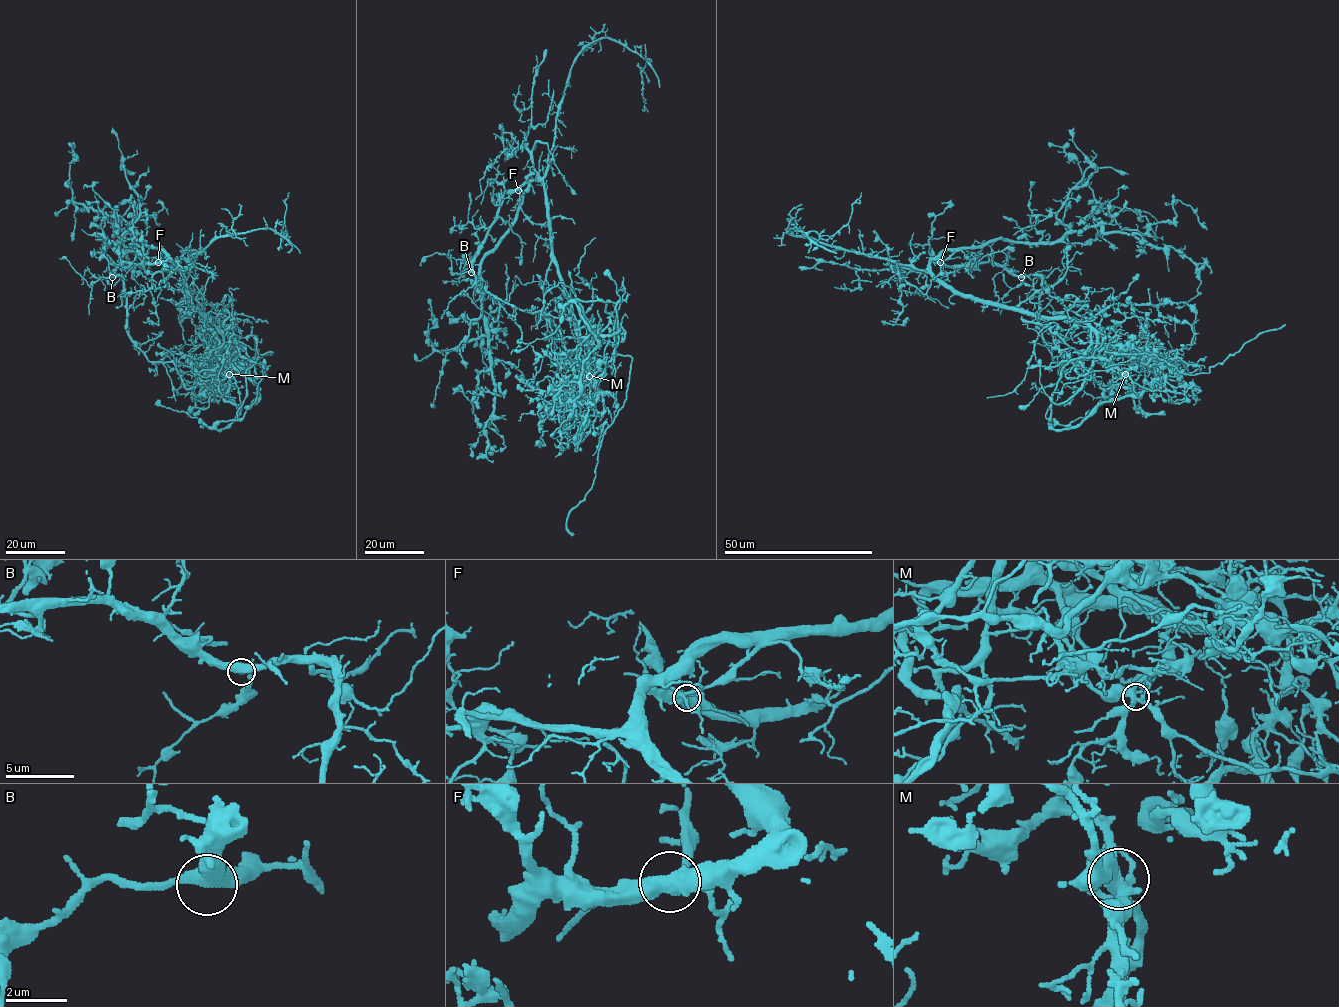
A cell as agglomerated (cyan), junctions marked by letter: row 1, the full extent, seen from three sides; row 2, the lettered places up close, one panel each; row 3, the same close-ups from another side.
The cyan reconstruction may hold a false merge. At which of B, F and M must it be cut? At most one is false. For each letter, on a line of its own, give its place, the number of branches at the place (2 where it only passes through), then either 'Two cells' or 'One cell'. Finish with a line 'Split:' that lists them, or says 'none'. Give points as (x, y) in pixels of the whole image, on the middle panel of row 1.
B: Place: (471, 272). Branches: 3. One cell
F: Place: (518, 190). Branches: 4. One cell
M: Place: (589, 376). Branches: 6. Two cells
Split: M

